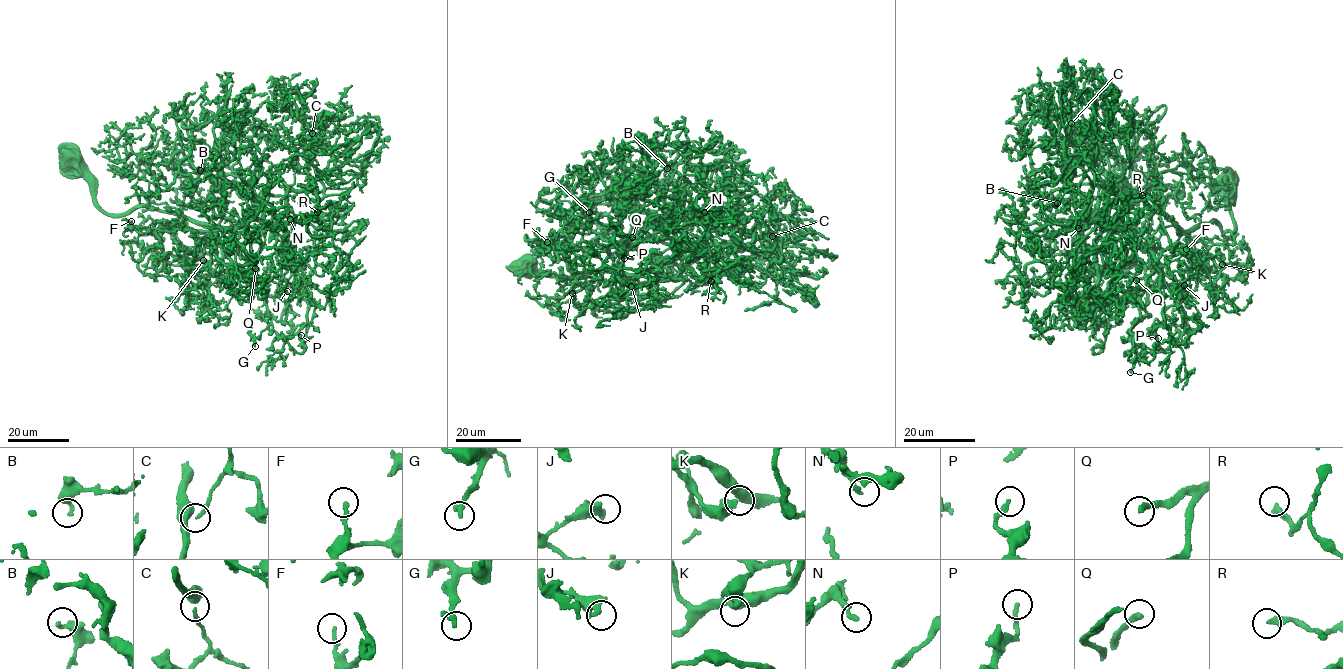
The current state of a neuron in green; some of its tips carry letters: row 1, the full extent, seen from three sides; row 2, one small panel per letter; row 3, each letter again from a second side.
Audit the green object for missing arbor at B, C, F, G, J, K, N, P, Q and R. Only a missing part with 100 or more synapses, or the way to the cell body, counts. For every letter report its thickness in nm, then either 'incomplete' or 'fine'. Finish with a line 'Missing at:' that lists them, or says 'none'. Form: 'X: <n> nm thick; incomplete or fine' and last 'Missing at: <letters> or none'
B: 200 nm thick; fine
C: 240 nm thick; fine
F: 200 nm thick; fine
G: 320 nm thick; fine
J: 460 nm thick; fine
K: 320 nm thick; fine
N: 240 nm thick; fine
P: 200 nm thick; fine
Q: 320 nm thick; incomplete
R: 320 nm thick; fine
Missing at: Q

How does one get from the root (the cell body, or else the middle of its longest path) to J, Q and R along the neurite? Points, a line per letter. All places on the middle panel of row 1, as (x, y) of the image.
J: (524, 268), (517, 275), (642, 273), (677, 241), (624, 240), (620, 275), (611, 278), (631, 286)
Q: (524, 268), (517, 275), (642, 273), (677, 245), (627, 237), (623, 251), (632, 237)
R: (524, 268), (517, 275), (642, 273), (681, 237), (721, 266), (711, 281)

